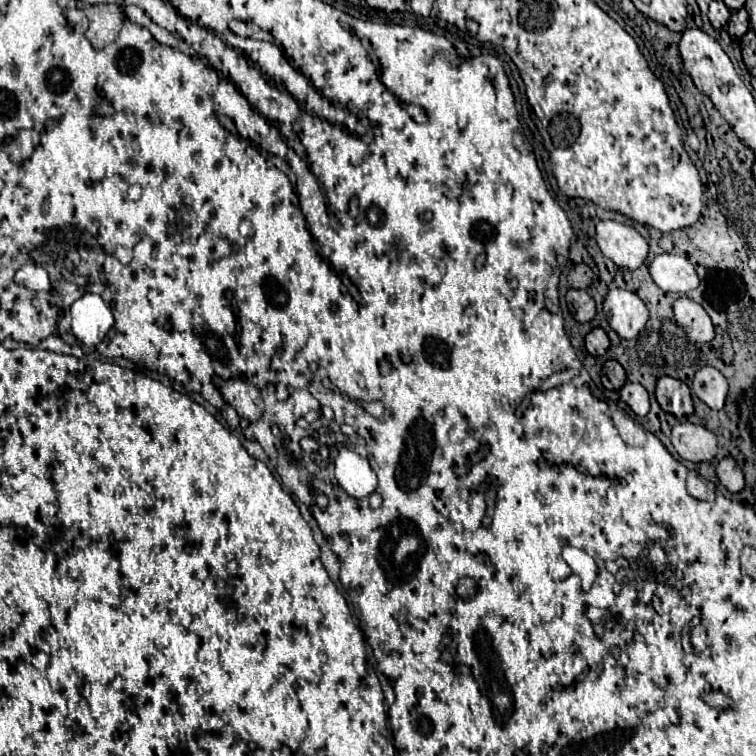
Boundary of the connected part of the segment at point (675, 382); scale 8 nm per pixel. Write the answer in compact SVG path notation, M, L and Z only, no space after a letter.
M672 377L658 379L656 399L666 413L672 413L678 419L688 417L688 415L694 413L694 405L692 405L692 399L690 399L690 389L680 379L672 379Z

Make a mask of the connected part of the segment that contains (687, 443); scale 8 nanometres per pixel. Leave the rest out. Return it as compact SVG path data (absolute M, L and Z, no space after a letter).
M678 423L672 427L672 445L676 453L692 463L712 461L716 457L716 437L702 425L694 423Z

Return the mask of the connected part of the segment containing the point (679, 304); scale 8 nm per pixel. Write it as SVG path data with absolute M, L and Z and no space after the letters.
M680 297L674 303L676 323L684 329L684 333L692 341L712 341L714 339L714 325L704 307L688 297Z

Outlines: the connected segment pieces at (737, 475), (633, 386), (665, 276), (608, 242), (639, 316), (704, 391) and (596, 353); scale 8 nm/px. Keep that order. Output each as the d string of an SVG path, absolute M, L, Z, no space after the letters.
M722 459L716 467L716 475L720 479L720 483L730 491L730 493L738 493L744 487L744 475L742 469L738 467L738 463L734 459Z
M626 383L622 389L620 389L620 397L624 403L628 403L628 407L644 417L648 411L650 411L650 399L648 399L648 391L640 385L640 383Z
M672 253L656 255L650 263L650 275L662 291L688 293L700 285L694 265L686 257Z
M600 221L596 225L596 241L604 257L612 259L618 267L636 269L648 257L648 243L630 225L616 221Z
M612 289L604 299L604 311L610 327L622 339L634 339L648 321L646 303L636 293L626 289Z
M702 367L694 381L692 381L694 393L698 395L698 399L702 399L710 409L720 411L724 407L724 399L728 393L728 381L726 377L714 369L714 367Z
M592 329L588 335L586 335L586 351L592 355L592 357L602 357L606 353L606 349L610 347L610 339L606 335L604 329Z

